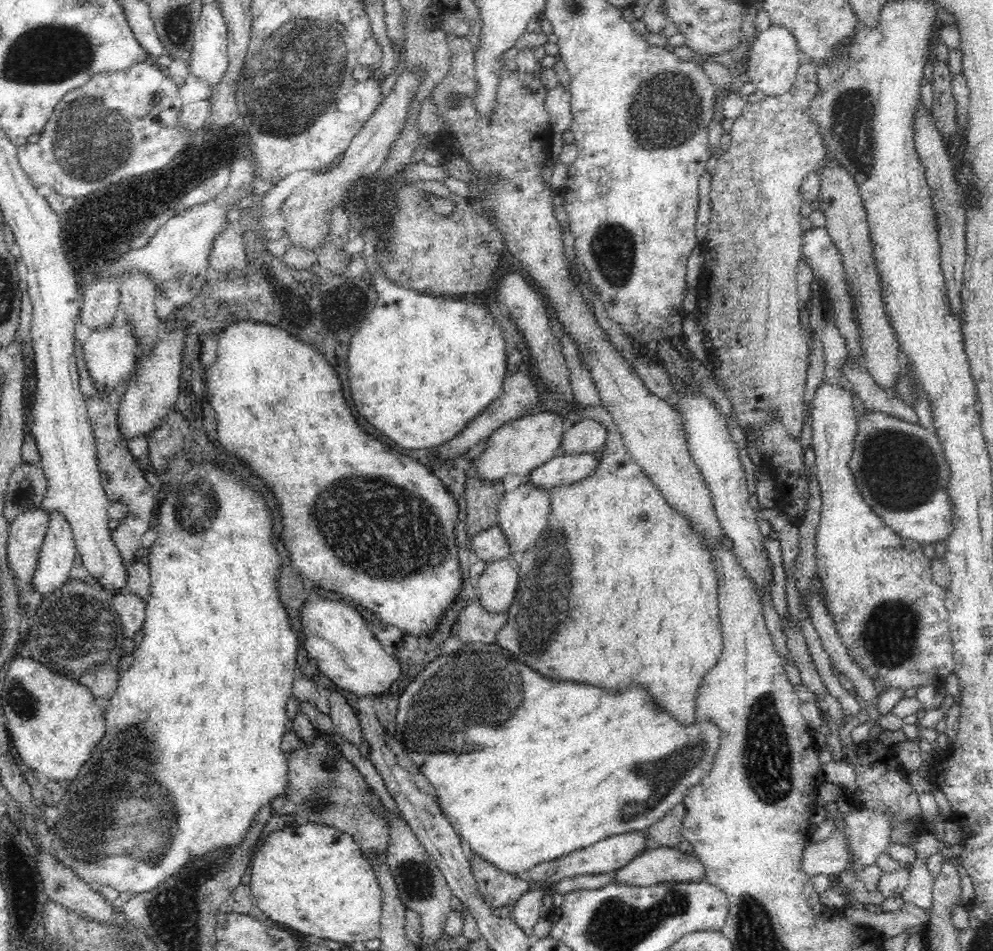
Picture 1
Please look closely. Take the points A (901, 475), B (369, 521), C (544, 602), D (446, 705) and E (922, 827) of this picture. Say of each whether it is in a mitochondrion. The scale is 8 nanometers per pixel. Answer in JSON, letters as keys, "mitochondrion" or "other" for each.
{"A":"mitochondrion","B":"mitochondrion","C":"mitochondrion","D":"mitochondrion","E":"other"}

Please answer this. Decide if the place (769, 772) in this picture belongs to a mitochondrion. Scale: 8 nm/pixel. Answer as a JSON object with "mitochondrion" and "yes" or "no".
{"mitochondrion":"yes"}

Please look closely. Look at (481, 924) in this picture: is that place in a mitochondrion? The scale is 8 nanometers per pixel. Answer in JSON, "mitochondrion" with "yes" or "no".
{"mitochondrion":"no"}

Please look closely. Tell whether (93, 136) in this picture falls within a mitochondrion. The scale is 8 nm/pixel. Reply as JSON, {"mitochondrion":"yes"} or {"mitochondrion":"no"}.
{"mitochondrion":"yes"}

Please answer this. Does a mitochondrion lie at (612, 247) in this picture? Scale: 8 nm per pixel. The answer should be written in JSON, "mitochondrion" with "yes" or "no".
{"mitochondrion":"yes"}

